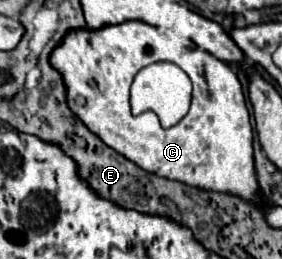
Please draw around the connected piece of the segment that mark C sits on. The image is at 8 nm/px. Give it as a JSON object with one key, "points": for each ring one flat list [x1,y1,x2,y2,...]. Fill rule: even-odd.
{"points":[[122,22,96,32,74,30,64,38,64,44,52,52,50,62,64,78,70,110,100,136,106,146,136,166,202,190,228,192,252,202,260,200,254,176,250,112,244,88,230,64,200,50,172,30,160,30,144,22],[160,60,178,64,194,84,190,112,180,124,168,130,160,126,158,116,152,112,132,116,128,102,128,88,134,76,144,66]]}

